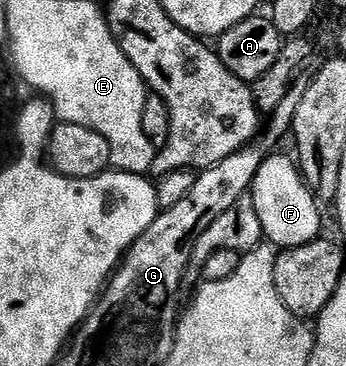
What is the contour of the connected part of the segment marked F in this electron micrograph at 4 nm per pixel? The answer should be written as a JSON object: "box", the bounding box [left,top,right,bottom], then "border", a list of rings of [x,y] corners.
{"box":[250,152,321,248],"border":[[[273,152],[258,168],[250,197],[254,212],[258,212],[258,221],[262,224],[265,239],[277,248],[301,246],[321,237],[320,210],[318,199],[300,175],[300,167],[291,157],[281,152]]]}

